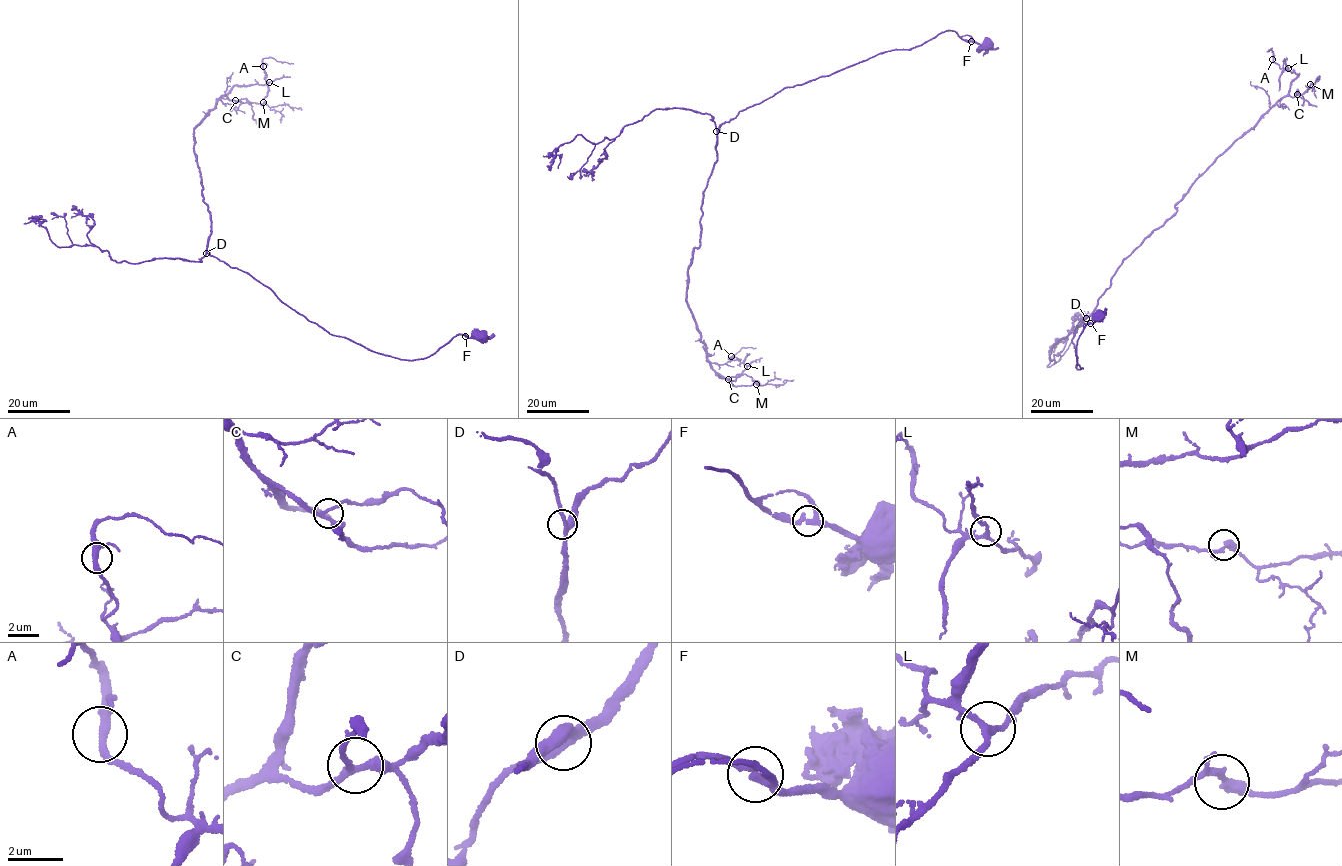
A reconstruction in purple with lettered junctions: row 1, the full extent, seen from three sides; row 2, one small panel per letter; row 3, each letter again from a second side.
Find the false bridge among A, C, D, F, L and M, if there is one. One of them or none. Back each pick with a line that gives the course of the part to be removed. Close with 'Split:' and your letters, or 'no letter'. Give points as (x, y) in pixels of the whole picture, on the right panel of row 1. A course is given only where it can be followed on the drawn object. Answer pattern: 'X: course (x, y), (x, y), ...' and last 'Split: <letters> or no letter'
Split: no letter

